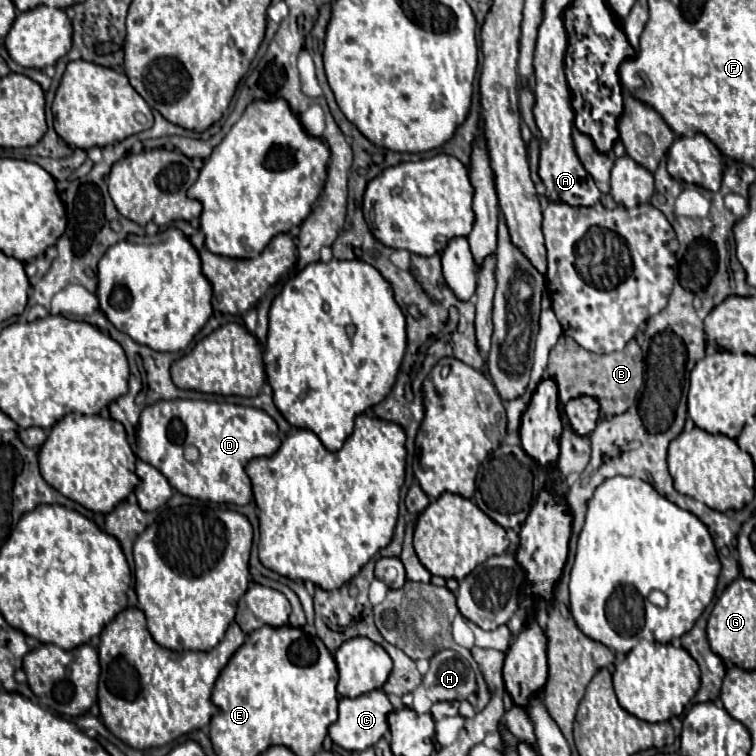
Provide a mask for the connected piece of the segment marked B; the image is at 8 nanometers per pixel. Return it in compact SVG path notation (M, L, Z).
M561 335L557 345L551 349L549 365L547 365L547 379L553 379L559 389L559 405L565 405L571 399L581 395L589 395L599 403L599 419L611 419L613 415L623 415L629 407L635 405L637 393L643 387L643 373L645 373L645 355L637 343L631 339L625 349L613 351L609 355L597 355L585 351L575 339L569 335Z

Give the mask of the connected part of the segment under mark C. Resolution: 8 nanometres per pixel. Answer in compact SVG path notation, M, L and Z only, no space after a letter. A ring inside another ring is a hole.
M381 689L359 695L355 699L343 697L339 701L339 719L337 719L337 723L333 723L329 727L329 735L331 735L333 743L337 743L339 747L343 747L347 751L365 751L367 747L375 745L389 731L389 723L387 723L389 711L393 711L393 705Z

